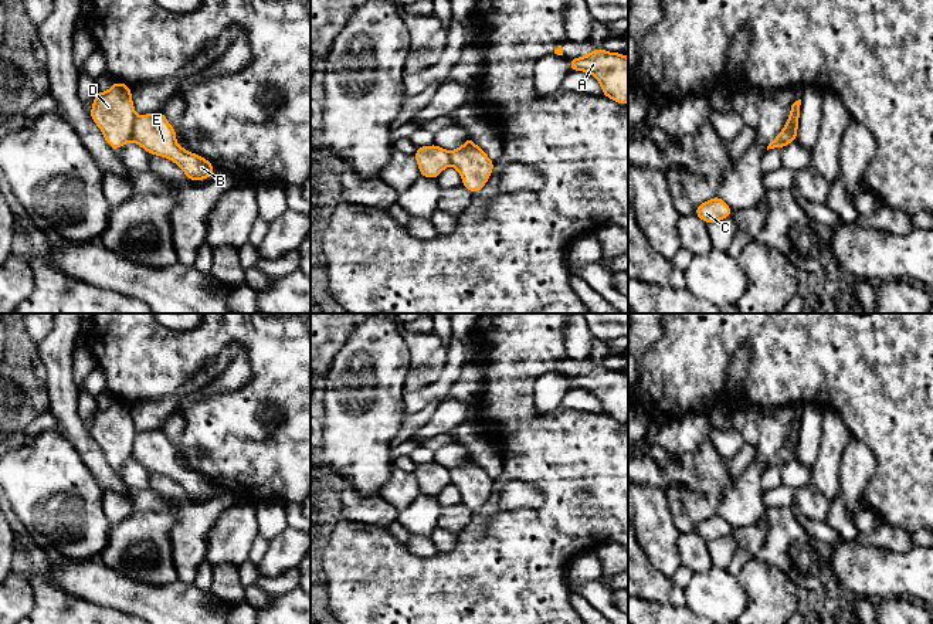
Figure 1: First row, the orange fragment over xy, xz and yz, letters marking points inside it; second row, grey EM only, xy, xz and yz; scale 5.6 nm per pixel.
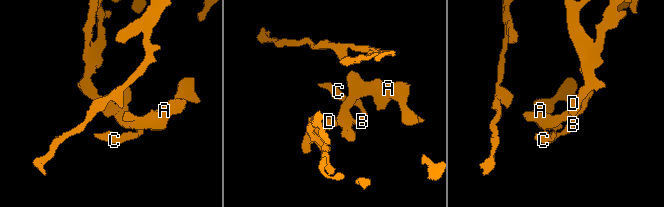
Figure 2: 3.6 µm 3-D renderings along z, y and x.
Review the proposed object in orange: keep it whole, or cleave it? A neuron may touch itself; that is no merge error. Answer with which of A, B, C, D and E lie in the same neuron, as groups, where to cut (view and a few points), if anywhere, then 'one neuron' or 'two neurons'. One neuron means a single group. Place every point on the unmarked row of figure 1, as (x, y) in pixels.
groups A B C E / D; cut xy (136, 434), (131, 457); two neurons

